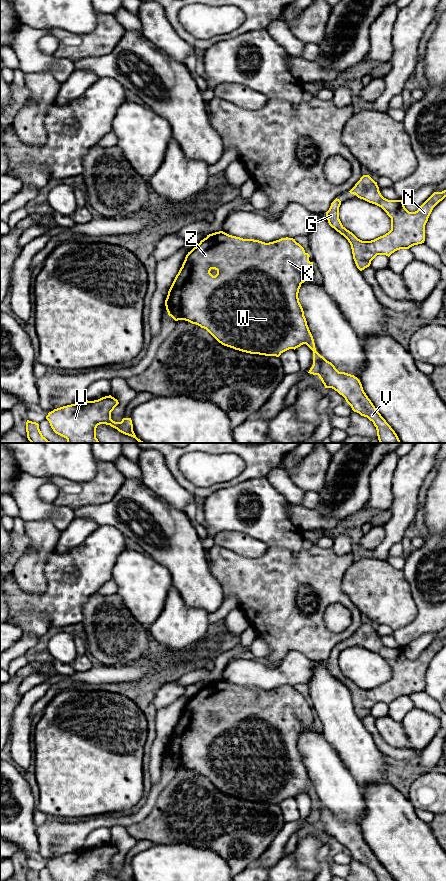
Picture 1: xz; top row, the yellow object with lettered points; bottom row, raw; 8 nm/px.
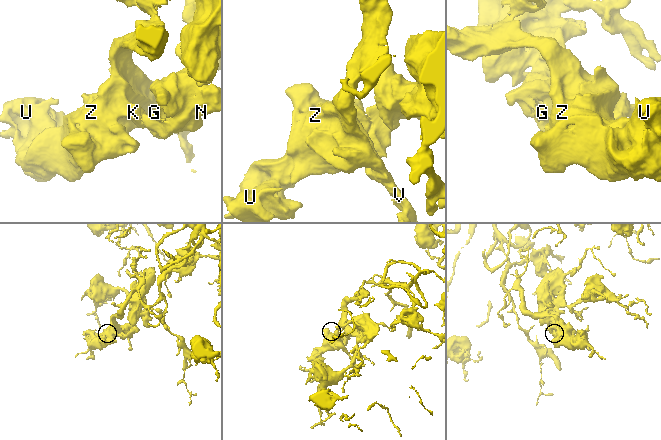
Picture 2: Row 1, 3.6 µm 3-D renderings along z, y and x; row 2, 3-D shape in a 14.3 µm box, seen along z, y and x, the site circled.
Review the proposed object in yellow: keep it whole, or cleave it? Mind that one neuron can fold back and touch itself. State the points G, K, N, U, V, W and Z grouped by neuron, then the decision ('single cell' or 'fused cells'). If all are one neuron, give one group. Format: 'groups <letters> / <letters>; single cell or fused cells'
groups G K N U V W Z; single cell

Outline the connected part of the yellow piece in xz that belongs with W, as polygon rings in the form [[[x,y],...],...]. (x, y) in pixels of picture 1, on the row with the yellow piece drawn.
[[[223,231],[207,235],[185,257],[165,300],[168,315],[175,321],[185,320],[206,329],[224,346],[250,354],[279,357],[289,349],[306,344],[313,351],[313,365],[309,372],[318,375],[325,388],[332,388],[342,395],[354,412],[367,417],[377,430],[380,443],[400,443],[400,440],[376,410],[363,390],[360,380],[354,375],[339,372],[335,366],[321,356],[315,348],[313,336],[307,325],[298,293],[301,284],[312,279],[314,271],[310,255],[293,238],[281,238],[265,243],[254,239],[243,239]]]

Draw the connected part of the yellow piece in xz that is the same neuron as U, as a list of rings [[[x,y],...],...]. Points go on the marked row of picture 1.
[[[111,395],[94,401],[83,399],[54,409],[46,419],[53,431],[66,438],[67,443],[100,443],[96,438],[96,428],[100,424],[110,425],[139,443],[144,443],[136,437],[131,418],[123,418],[121,422],[111,419],[111,412],[118,404],[118,400]]]

